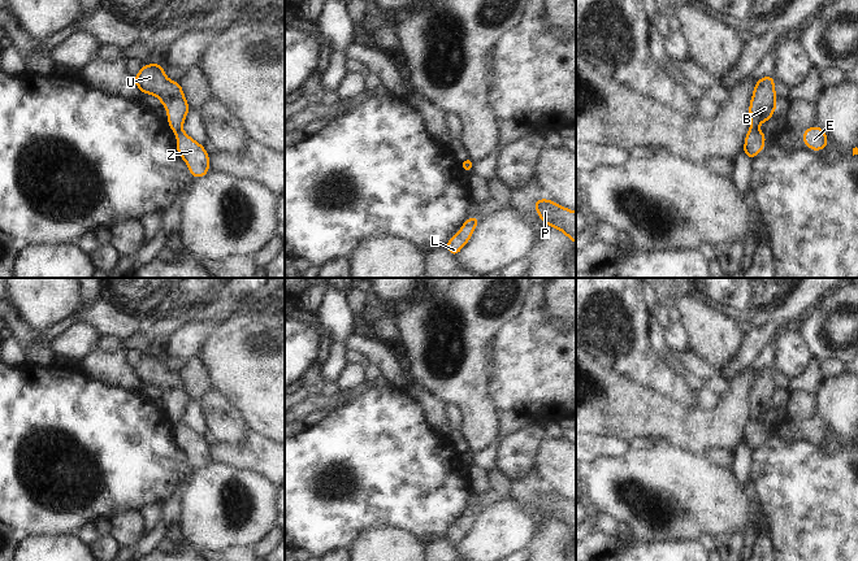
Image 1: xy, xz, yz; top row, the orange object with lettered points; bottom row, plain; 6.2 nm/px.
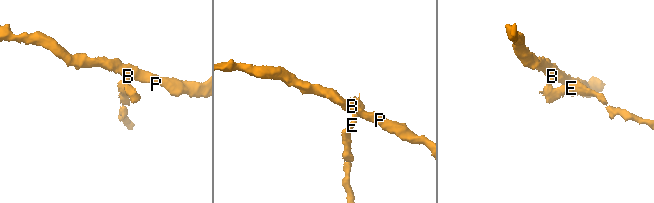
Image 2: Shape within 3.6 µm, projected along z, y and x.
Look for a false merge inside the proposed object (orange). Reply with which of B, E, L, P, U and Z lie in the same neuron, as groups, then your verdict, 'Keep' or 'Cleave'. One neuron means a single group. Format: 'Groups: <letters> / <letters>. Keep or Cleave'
Groups: B P U / E L Z. Cleave

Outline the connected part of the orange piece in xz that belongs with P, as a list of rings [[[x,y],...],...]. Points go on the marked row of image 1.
[[[546,199],[536,200],[534,206],[543,223],[560,230],[576,244],[576,212]]]

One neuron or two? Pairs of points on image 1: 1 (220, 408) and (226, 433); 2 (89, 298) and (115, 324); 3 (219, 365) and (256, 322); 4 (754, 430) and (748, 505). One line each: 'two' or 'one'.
1: one
2: two
3: one
4: two

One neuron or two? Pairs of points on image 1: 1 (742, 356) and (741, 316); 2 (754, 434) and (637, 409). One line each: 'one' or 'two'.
1: two
2: one

